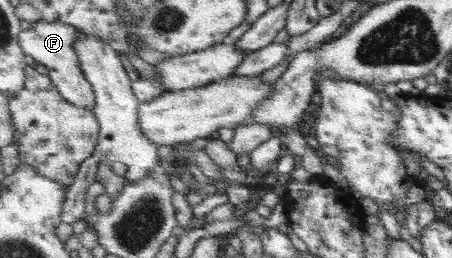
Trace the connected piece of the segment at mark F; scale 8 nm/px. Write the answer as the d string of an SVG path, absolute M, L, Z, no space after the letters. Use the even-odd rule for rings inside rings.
M40 20L20 35L20 44L23 44L28 59L43 64L50 71L49 76L72 104L94 111L97 107L97 94L91 80L84 73L80 54L75 47L83 34L82 30L75 28L72 24Z

